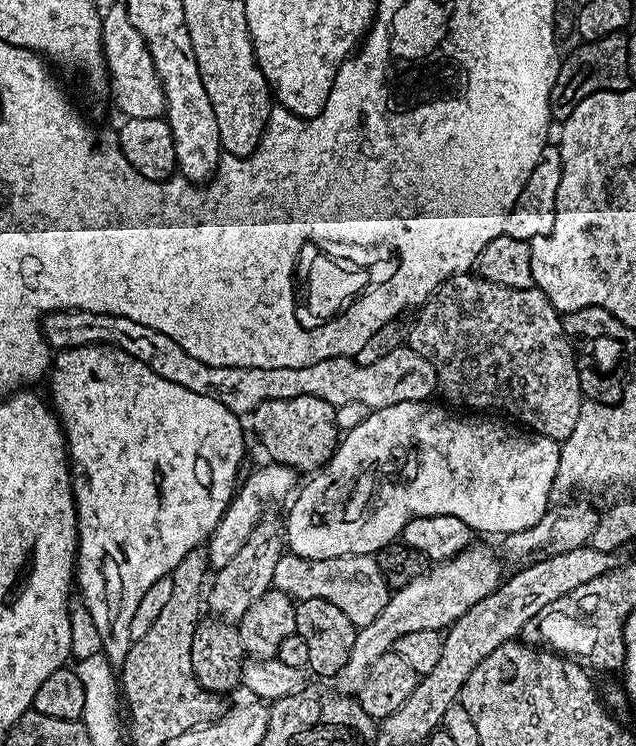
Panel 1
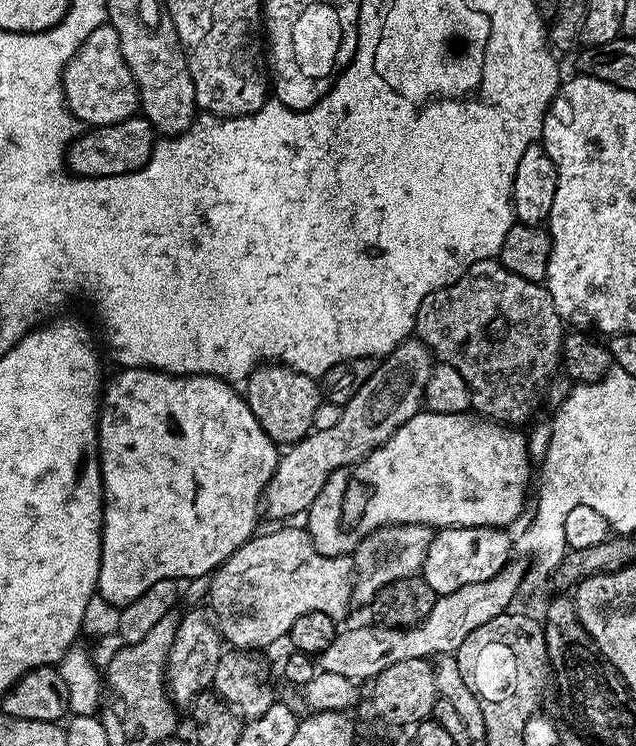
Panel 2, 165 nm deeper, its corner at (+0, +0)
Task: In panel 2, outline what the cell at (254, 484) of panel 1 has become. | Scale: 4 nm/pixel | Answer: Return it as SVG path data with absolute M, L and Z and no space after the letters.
M409 338L403 340L399 346L388 353L379 361L377 369L366 382L350 398L348 404L343 405L341 417L330 430L313 430L308 433L304 439L296 444L291 445L287 449L288 452L279 457L276 462L276 469L270 478L270 482L264 487L262 497L263 515L268 515L270 519L276 520L272 522L288 522L291 516L307 513L308 508L314 502L314 498L318 498L318 494L322 490L322 486L326 486L326 482L330 478L330 474L334 474L334 470L339 468L347 468L361 460L363 456L368 455L378 446L385 444L398 430L398 426L402 426L410 418L414 418L414 414L421 411L424 403L424 387L426 382L432 376L434 371L434 357L431 350L423 344L419 338Z

